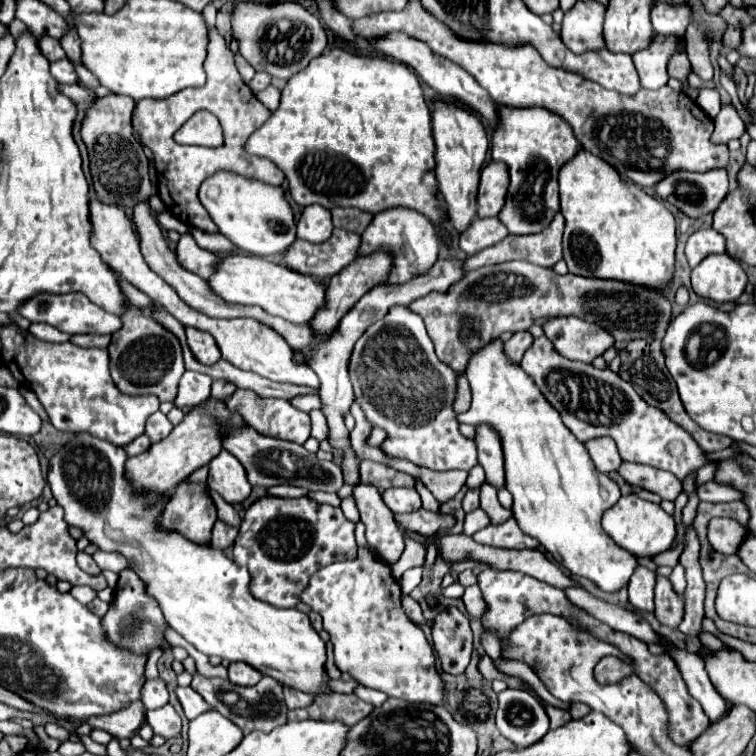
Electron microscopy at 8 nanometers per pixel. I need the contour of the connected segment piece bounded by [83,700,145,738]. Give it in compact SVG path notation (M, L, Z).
M135 700L127 708L121 708L121 712L117 710L117 712L103 714L103 716L91 716L83 724L105 730L117 738L131 738L145 724L145 708L139 700Z

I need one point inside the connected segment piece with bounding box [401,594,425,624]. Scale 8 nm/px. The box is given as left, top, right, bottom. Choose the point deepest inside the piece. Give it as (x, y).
(411, 606)

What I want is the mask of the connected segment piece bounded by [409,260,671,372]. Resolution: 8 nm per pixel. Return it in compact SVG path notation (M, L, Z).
M525 260L471 270L449 290L431 292L415 300L409 310L423 318L439 360L445 360L445 364L457 368L457 372L463 372L465 360L469 360L465 344L457 340L457 316L461 316L461 312L471 312L481 318L481 334L487 340L489 336L499 336L503 332L527 330L537 318L553 316L577 316L593 322L605 328L615 342L631 340L631 336L637 338L637 332L655 332L657 338L663 338L671 320L671 300L663 296L663 290L621 280L601 280L577 274L561 276L553 272L553 268L541 268Z

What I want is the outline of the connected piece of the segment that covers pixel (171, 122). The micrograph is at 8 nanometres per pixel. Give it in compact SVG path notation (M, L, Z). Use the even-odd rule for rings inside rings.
M211 30L209 38L209 54L207 54L207 84L203 88L185 88L169 98L149 98L139 100L135 114L133 114L133 126L141 134L143 144L153 152L155 166L159 174L159 196L165 204L165 210L177 216L187 226L199 228L203 232L219 232L219 228L213 224L209 212L205 212L201 200L199 200L199 186L213 176L215 172L233 172L239 176L245 176L249 180L259 180L271 186L281 186L285 182L285 174L267 158L257 158L245 152L247 138L261 128L271 118L271 112L255 98L251 88L241 80L233 52L229 50L223 36L217 34L217 30ZM197 110L209 110L213 112L223 128L223 146L207 148L207 146L181 146L173 140L175 130L185 124L191 114Z

